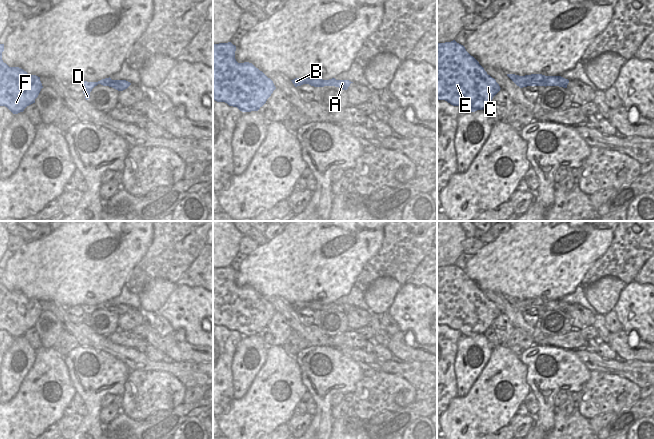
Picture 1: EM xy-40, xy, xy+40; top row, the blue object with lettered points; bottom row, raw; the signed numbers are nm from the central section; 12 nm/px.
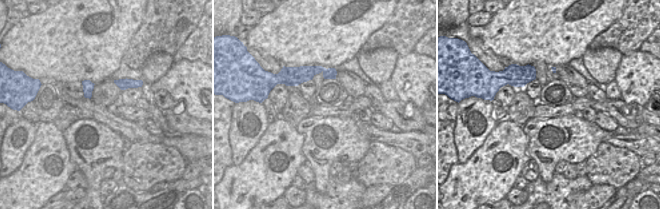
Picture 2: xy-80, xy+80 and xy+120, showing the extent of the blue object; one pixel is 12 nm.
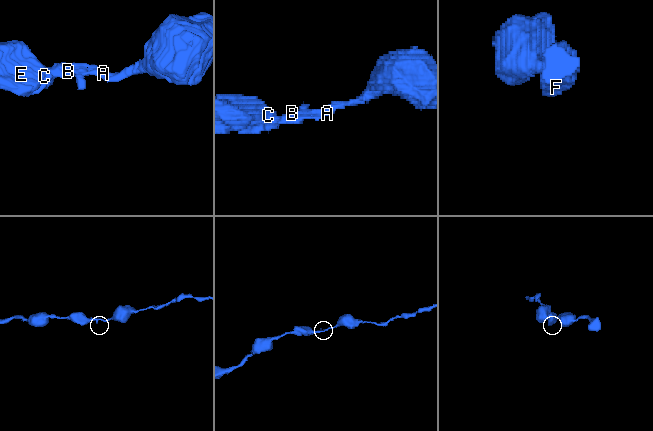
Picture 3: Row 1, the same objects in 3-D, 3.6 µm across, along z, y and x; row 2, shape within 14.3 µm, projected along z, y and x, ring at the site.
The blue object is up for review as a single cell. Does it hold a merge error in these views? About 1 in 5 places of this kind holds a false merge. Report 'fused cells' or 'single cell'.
single cell

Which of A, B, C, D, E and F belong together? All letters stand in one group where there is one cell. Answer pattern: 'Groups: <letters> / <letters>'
Groups: A B C D E F.

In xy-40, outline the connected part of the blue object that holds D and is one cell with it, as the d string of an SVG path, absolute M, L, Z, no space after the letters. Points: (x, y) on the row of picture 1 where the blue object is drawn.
M110 77L102 79L98 82L87 82L87 81L82 81L81 82L84 90L83 93L85 95L85 99L88 100L90 98L90 92L92 89L97 86L98 84L101 84L103 86L109 86L112 87L118 91L123 91L127 89L131 83L126 81L126 80L112 80Z

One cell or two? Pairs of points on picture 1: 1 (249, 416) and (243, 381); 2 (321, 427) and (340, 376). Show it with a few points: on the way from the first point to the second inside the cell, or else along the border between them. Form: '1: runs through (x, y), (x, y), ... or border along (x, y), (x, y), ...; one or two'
1: border along (258, 372), (248, 389), (239, 398), (233, 399); two
2: runs through (323, 414), (323, 400), (335, 389); one

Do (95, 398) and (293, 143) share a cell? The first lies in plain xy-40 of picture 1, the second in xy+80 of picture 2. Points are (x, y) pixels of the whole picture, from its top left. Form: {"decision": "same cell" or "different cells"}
{"decision": "different cells"}

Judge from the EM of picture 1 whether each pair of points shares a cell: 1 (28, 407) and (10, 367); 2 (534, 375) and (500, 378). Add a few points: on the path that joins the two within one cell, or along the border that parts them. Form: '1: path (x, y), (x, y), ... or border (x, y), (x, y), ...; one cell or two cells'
1: border (31, 368), (23, 379), (19, 391), (10, 400); two cells
2: border (518, 356), (526, 366), (526, 383), (531, 390); two cells

